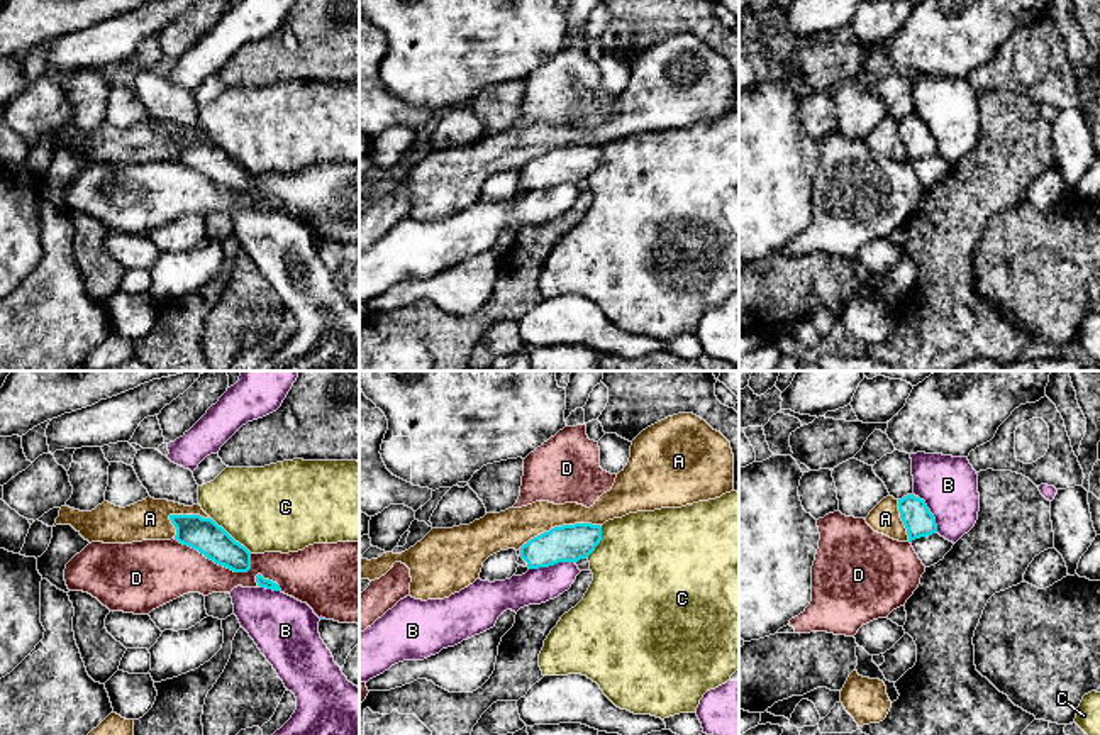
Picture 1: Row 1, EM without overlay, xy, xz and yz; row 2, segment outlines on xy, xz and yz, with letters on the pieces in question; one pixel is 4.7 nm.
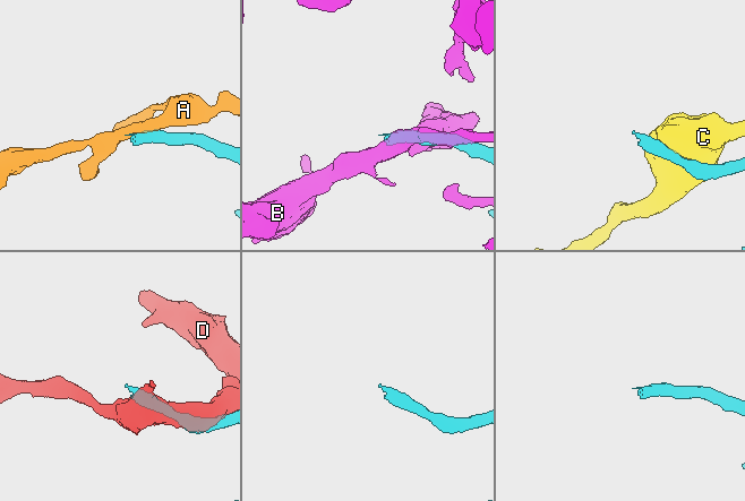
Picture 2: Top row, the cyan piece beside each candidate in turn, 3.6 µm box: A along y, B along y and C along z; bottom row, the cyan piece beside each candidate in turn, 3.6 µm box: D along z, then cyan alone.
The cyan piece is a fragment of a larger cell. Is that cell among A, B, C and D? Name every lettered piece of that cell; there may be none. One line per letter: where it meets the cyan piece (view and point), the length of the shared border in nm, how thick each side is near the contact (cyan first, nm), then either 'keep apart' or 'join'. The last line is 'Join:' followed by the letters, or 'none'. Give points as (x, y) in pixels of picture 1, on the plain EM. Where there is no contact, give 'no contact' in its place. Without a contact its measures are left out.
A: meets cyan in xz at (558, 148); contact 400 nm long; 180 nm thick on the cyan side, 190 nm on the other; keep apart
B: meets cyan in xz at (551, 185); contact 220 nm long; 180 nm thick on the cyan side, 170 nm on the other; keep apart
C: meets cyan in xy at (229, 156); contact 260 nm long; 160 nm thick on the cyan side, 420 nm on the other; keep apart
D: meets cyan in xy at (212, 180); contact 400 nm long; 160 nm thick on the cyan side, 300 nm on the other; keep apart
Join: none

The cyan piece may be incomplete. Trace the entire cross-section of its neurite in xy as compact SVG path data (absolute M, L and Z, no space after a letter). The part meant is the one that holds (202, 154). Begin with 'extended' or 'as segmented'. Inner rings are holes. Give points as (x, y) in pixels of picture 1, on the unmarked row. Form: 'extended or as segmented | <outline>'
as segmented | M169 135L176 149L175 161L188 166L219 186L234 193L247 193L251 190L251 173L236 163L212 139L200 135Z

